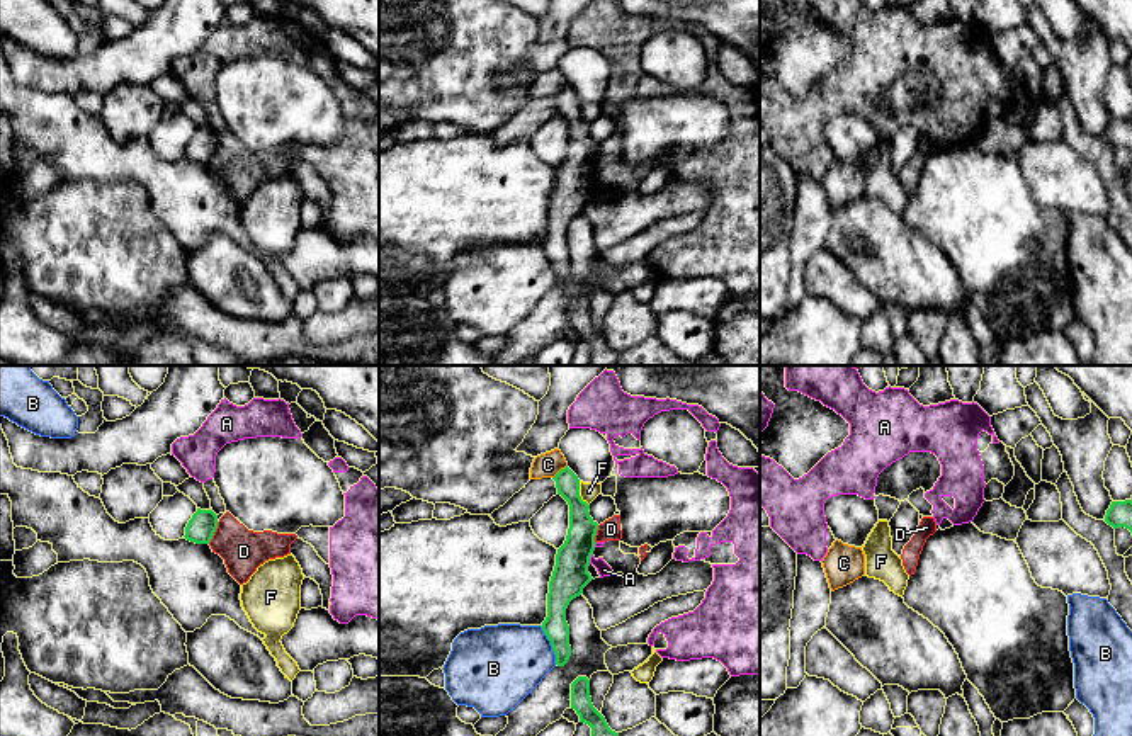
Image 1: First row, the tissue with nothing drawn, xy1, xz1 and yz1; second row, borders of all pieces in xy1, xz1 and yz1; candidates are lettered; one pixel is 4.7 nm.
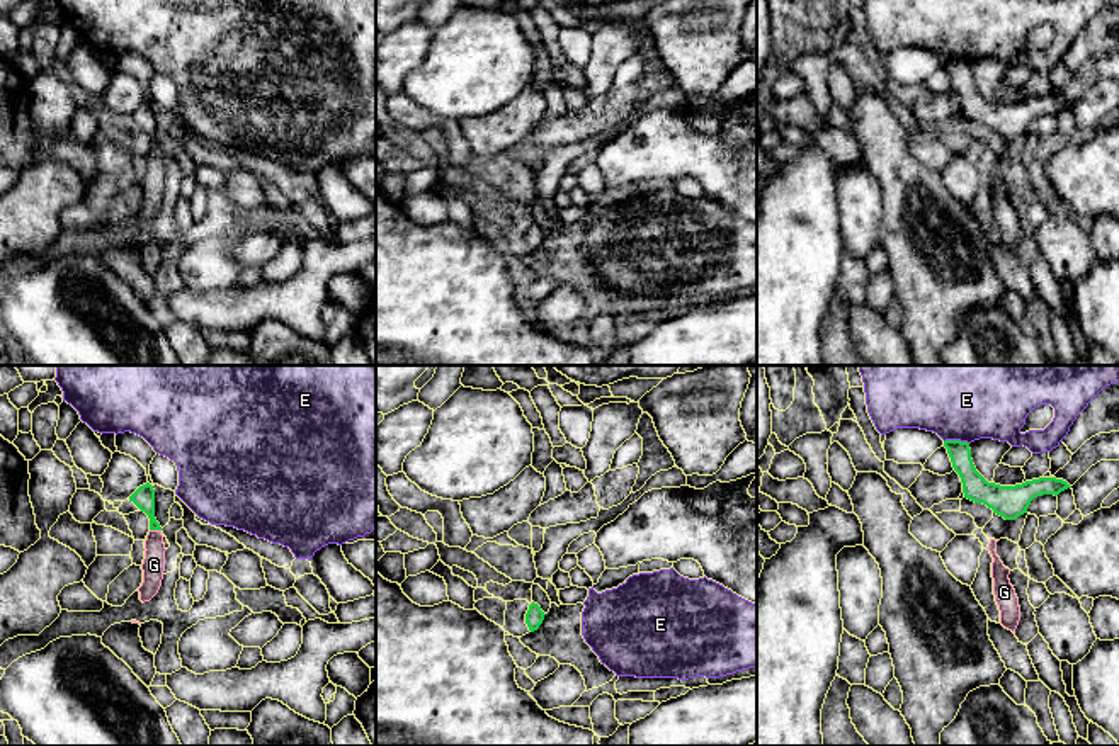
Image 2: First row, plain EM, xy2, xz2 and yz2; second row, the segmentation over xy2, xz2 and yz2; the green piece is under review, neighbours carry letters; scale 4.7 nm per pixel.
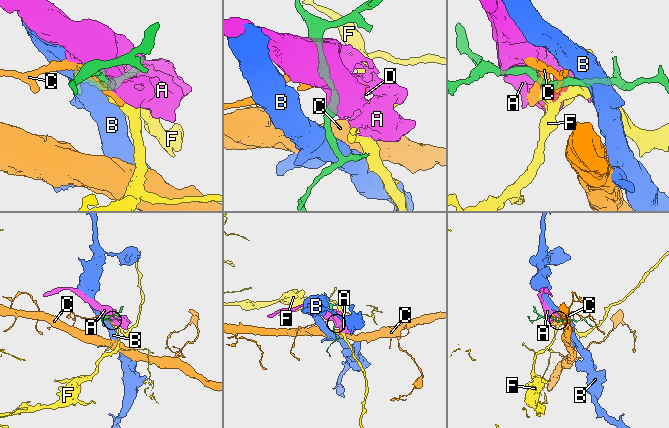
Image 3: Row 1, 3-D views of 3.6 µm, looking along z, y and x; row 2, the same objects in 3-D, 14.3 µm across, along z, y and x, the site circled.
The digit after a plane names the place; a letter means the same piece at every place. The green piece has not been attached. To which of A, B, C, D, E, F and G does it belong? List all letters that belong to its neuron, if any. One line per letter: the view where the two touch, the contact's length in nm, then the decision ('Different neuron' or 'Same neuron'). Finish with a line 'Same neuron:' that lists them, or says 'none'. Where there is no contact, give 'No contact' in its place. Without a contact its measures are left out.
A: Touches green in xz1. Shared border 60 nm. Different neuron
B: Touches green in xz1. Shared border 200 nm. Different neuron
C: Touches green in xz1. Shared border 100 nm. Different neuron
D: Touches green in xy1. Shared border 120 nm. Different neuron
E: Touches green in yz2. Shared border 120 nm. Different neuron
F: Touches green in xz1. Shared border 130 nm. Different neuron
G: Touches green in xy2. Shared border 60 nm. Same neuron
Same neuron: G

